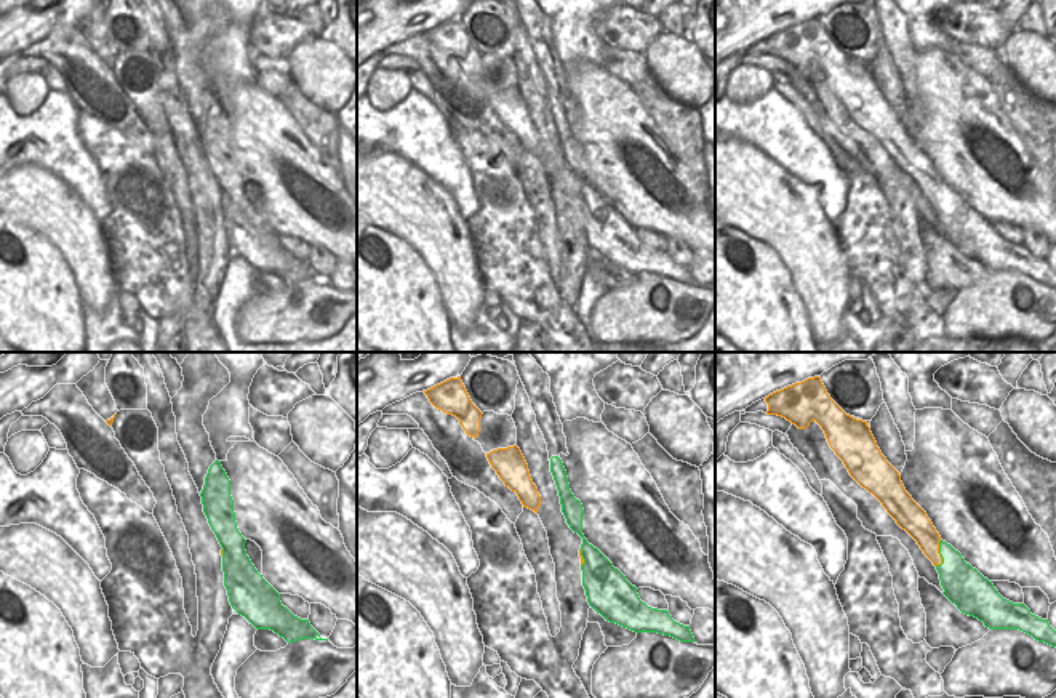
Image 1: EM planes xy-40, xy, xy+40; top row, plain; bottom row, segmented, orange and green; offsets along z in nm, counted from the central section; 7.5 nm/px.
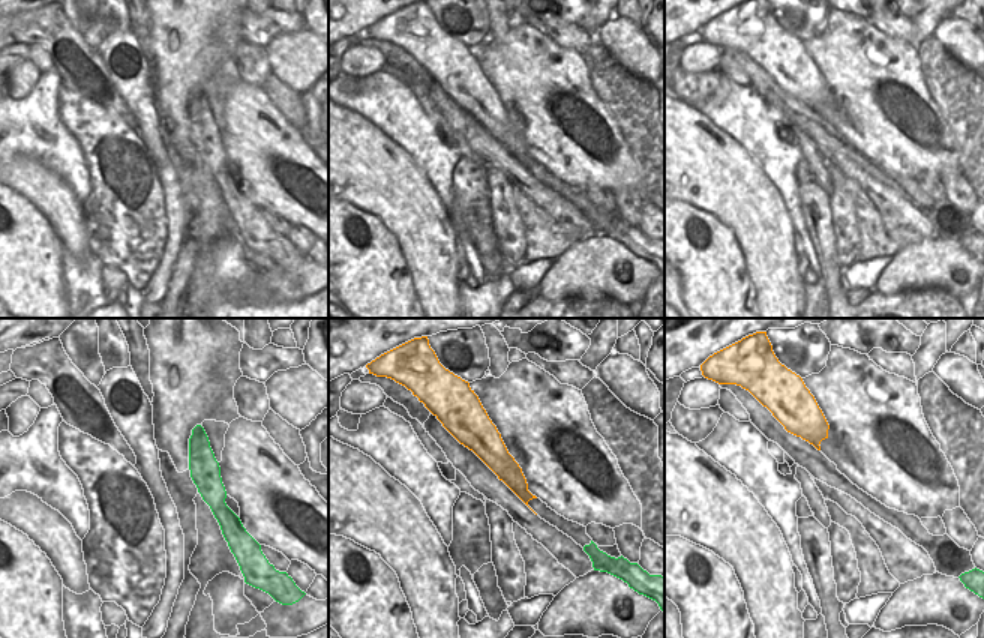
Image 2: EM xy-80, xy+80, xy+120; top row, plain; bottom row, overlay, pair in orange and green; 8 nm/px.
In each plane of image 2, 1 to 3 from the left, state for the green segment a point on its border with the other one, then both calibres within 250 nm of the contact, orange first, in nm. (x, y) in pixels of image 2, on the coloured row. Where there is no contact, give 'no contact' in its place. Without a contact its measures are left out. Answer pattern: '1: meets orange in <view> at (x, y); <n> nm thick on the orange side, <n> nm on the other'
1: no contact
2: no contact
3: no contact

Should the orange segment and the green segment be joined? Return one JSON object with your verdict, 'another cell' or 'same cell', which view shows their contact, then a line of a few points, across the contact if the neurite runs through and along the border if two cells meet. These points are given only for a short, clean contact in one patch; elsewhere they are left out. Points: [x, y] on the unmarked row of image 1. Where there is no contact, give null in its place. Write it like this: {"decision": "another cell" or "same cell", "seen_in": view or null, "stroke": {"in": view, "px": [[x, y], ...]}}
{"decision": "same cell", "seen_in": "xy+40", "stroke": {"in": "xy+40", "px": [[920, 170], [940, 196], [959, 221]]}}

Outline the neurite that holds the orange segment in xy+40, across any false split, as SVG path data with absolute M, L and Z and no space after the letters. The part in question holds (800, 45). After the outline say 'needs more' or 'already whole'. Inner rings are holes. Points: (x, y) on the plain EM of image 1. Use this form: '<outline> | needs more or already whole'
M819 18L776 32L765 43L766 56L782 58L798 70L806 70L811 62L821 67L850 117L882 144L933 203L942 235L962 255L978 259L989 271L1019 271L1056 288L1056 272L1048 261L1032 256L1024 245L1003 240L992 223L941 181L926 154L906 133L899 114L882 96L867 62L846 56L830 40Z | needs more

